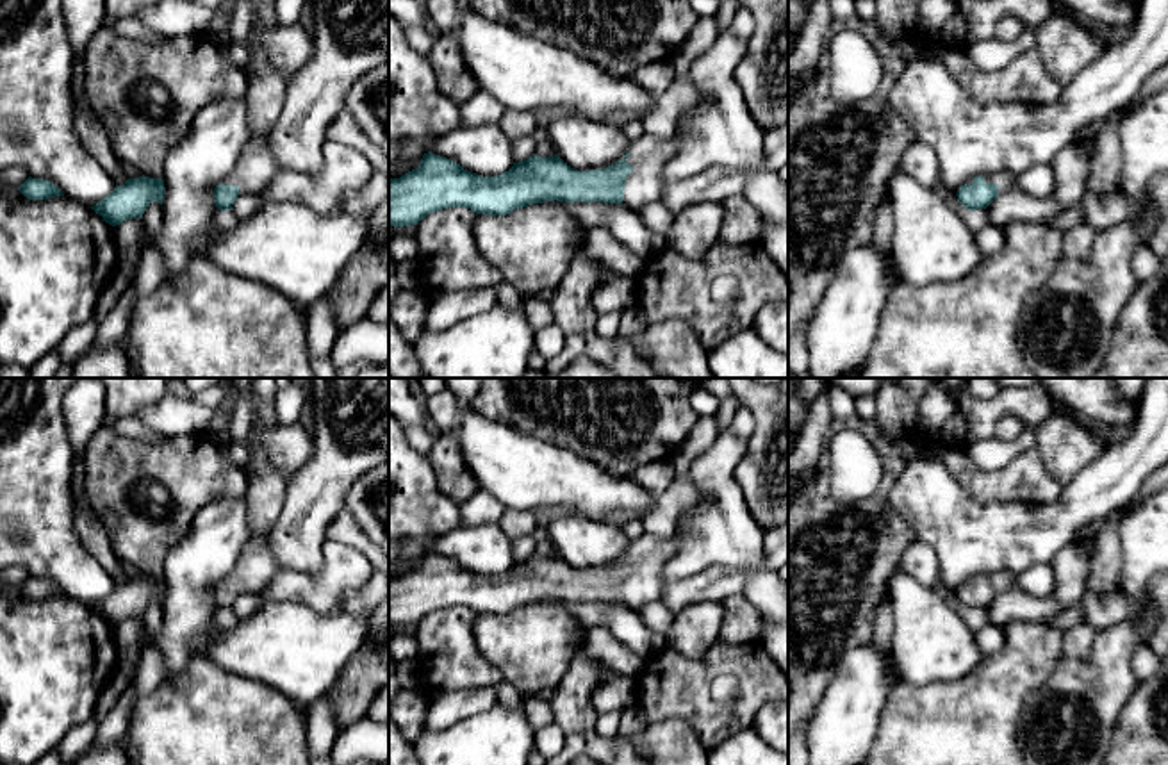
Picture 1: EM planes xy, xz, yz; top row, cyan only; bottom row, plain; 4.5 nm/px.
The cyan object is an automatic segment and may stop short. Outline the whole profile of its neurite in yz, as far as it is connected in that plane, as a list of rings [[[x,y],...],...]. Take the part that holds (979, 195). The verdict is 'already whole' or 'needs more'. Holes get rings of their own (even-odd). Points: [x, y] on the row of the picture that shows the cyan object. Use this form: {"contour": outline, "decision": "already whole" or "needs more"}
{"contour": [[[1006,171],[986,173],[966,180],[958,191],[958,202],[968,210],[986,209],[999,194],[1016,185],[1016,177]]], "decision": "needs more"}

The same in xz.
{"contour": [[[678,132],[669,139],[640,134],[631,141],[626,155],[603,169],[578,171],[558,155],[531,155],[498,177],[481,177],[464,169],[451,159],[424,153],[421,164],[399,178],[389,178],[389,226],[417,225],[423,218],[442,209],[464,207],[476,214],[506,216],[542,202],[603,202],[617,203],[633,210],[662,198],[662,169],[674,157],[681,143]]], "decision": "needs more"}

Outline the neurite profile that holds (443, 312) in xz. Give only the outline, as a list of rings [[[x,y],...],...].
[[[496,287],[460,291],[430,300],[423,319],[423,333],[446,330],[478,312],[490,310],[498,303]]]

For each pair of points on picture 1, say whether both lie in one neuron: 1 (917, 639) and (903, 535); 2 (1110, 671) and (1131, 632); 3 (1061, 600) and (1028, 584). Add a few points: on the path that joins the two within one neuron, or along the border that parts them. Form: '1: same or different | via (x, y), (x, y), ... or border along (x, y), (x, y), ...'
1: different | border along (899, 569), (885, 591)
2: same | via (1111, 662), (1113, 651), (1122, 641)
3: different | border along (1052, 564), (1049, 596), (1035, 598), (1017, 584)

